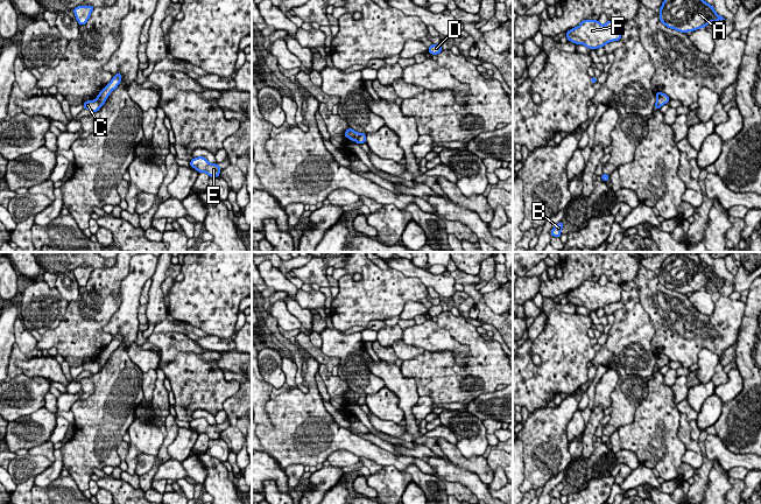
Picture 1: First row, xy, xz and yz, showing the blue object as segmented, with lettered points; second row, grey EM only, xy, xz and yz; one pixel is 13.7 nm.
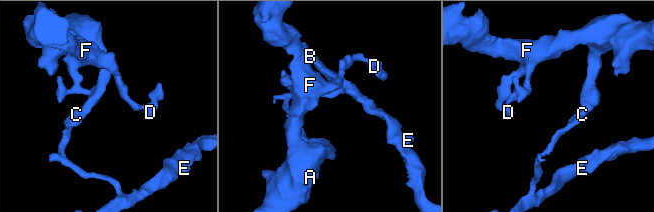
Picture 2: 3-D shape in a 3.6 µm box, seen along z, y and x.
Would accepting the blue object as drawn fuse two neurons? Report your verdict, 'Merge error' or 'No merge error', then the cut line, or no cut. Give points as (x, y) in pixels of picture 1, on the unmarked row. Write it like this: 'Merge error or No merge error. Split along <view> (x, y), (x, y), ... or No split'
Merge error. Split along xy (96, 359), (100, 368)

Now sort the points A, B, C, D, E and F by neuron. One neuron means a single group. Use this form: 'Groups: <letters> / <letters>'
Groups: A D F / B C E

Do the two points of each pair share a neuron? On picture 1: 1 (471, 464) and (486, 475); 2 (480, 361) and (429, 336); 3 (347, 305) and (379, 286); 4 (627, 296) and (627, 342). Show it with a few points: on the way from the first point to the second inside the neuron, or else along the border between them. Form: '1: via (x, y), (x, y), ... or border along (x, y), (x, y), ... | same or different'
1: via (474, 464), (483, 471) | same
2: border along (450, 333), (467, 347), (464, 368) | different
3: via (356, 305), (371, 294) | same
4: via (628, 308), (628, 330) | same

